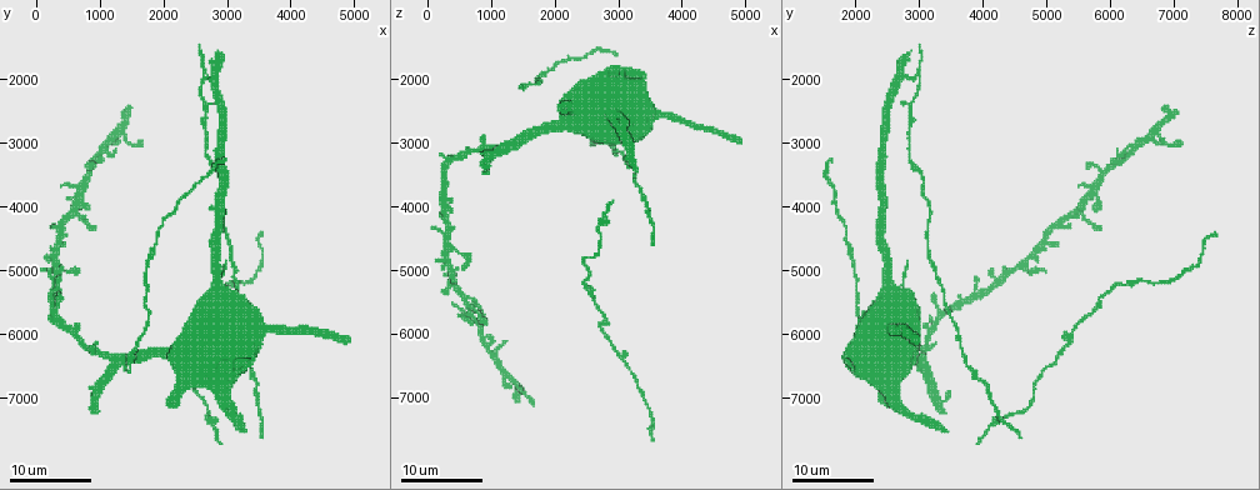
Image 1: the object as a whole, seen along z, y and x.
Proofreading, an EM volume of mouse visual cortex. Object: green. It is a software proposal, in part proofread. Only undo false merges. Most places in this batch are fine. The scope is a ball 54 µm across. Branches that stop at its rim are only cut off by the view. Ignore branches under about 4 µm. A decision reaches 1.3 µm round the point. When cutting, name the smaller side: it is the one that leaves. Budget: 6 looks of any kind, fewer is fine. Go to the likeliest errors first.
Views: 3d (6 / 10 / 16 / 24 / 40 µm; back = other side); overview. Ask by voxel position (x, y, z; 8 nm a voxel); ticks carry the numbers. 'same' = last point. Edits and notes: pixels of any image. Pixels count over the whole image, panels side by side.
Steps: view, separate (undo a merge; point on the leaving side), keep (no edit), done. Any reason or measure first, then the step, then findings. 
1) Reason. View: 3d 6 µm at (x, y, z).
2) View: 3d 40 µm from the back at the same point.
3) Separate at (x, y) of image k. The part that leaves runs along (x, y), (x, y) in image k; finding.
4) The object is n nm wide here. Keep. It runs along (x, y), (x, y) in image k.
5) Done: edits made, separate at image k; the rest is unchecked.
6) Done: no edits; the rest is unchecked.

Calibre changes. View: 3d 24 µm at (2700, 5450, 5850).

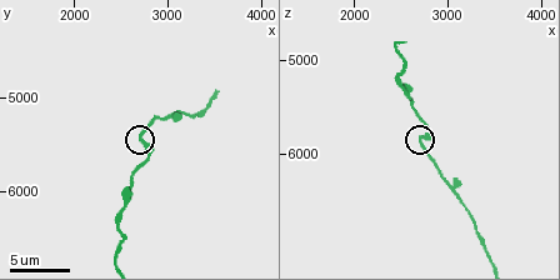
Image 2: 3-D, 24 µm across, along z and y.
Closer look. View: 3d 10 µm at (2700, 5400, 5850).

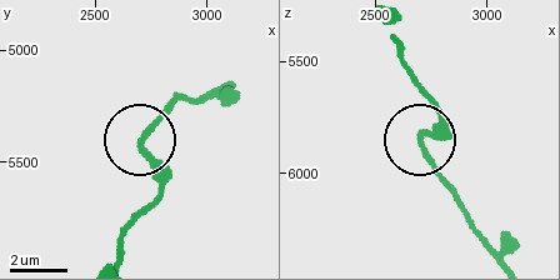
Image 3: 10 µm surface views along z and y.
Keep. It runs along (116, 258), (159, 186), (140, 134), (178, 95) in image 3; continuous, no second cell.

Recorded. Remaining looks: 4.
Three-way junction. View: 3d 24 µm at (2650, 2350, 2900).

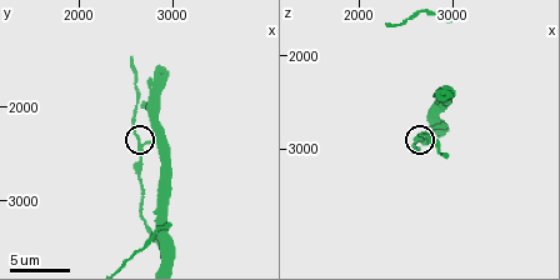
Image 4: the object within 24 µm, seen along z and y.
Zoom in. View: 3d 10 µm at the same point.

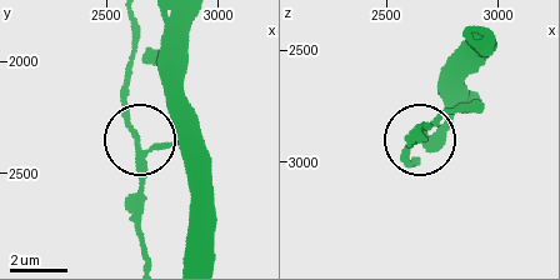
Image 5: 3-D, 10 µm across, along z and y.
Keep. All the same cell.

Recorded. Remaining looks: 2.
Sudden change in width. View: 3d 16 µm at (3050, 5200, 6450).

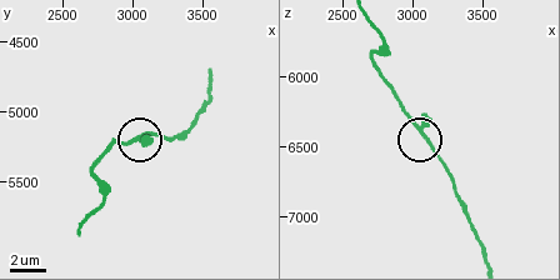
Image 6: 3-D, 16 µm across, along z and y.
View: 3d 6 µm at the same point.

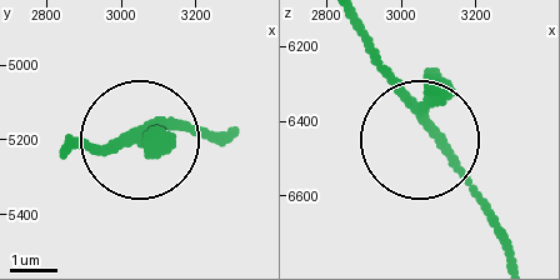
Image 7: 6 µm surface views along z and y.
Keep. All the same cell.

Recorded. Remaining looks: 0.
Done: no edits; the rest is unchecked.

